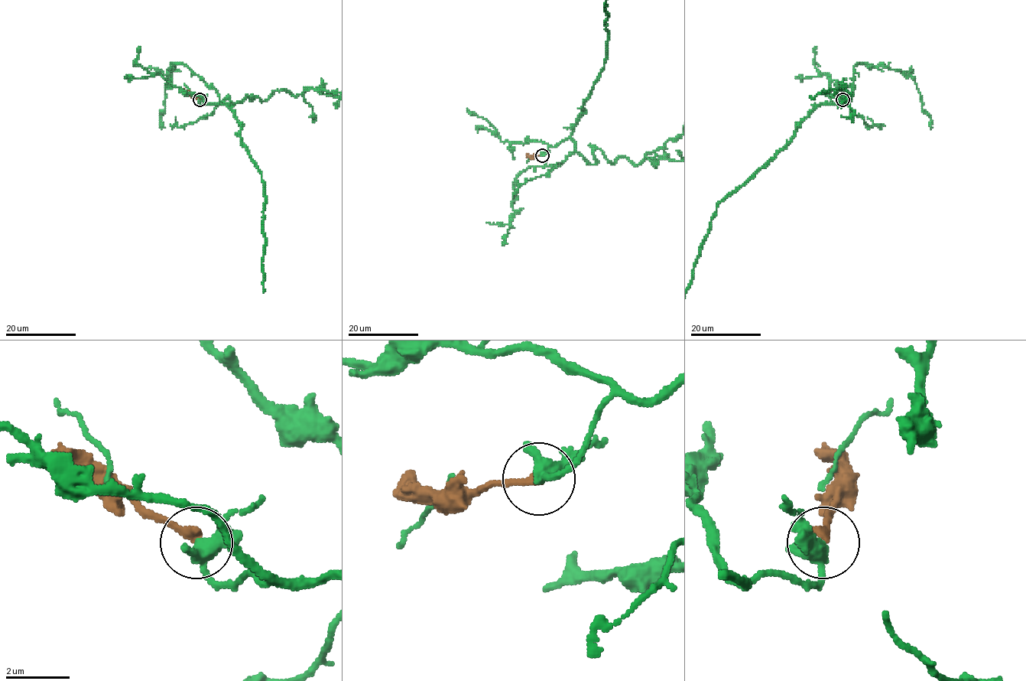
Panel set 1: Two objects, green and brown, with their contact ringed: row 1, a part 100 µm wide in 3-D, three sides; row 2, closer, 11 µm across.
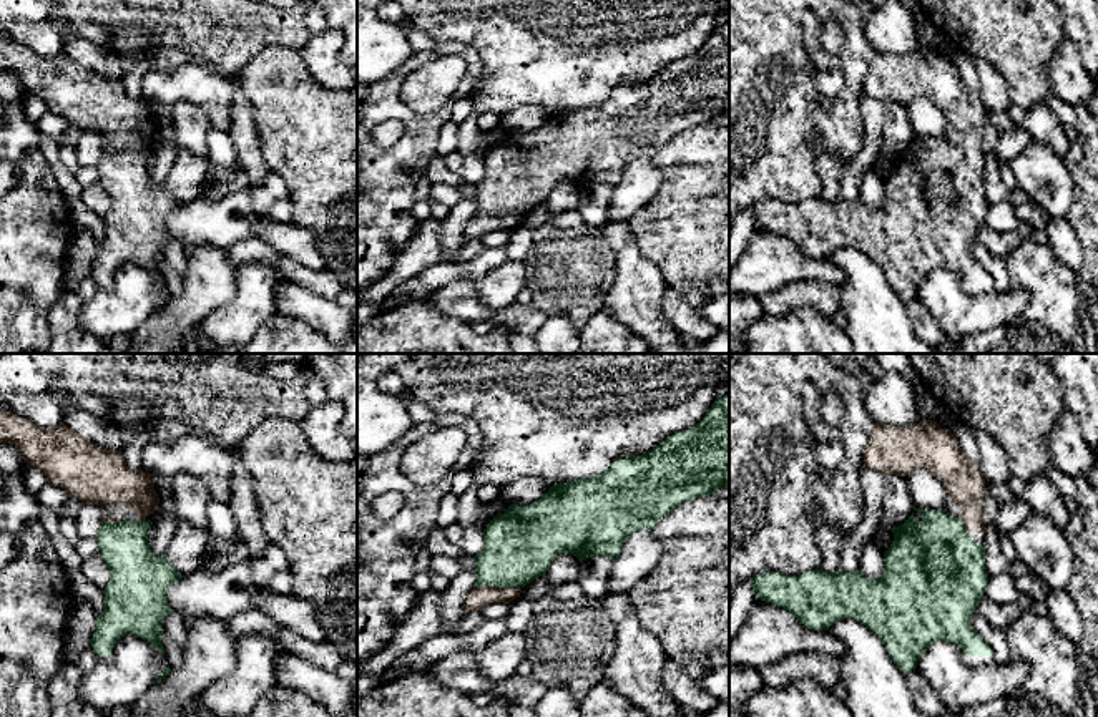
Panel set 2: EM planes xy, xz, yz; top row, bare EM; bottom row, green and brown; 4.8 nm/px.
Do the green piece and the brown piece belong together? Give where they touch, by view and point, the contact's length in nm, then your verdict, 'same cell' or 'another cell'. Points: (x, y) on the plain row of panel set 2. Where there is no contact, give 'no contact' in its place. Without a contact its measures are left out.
meets green in xz at (484, 213); contact 100 nm long; same cell

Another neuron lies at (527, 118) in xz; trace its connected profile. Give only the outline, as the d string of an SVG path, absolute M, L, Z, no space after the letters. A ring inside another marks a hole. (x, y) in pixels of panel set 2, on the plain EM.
M523 105L503 115L500 126L510 133L525 134L538 129L548 116L550 115L537 105Z

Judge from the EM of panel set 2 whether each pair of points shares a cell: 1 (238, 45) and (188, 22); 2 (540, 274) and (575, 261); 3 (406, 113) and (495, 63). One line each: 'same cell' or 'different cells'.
1: same cell
2: same cell
3: different cells

